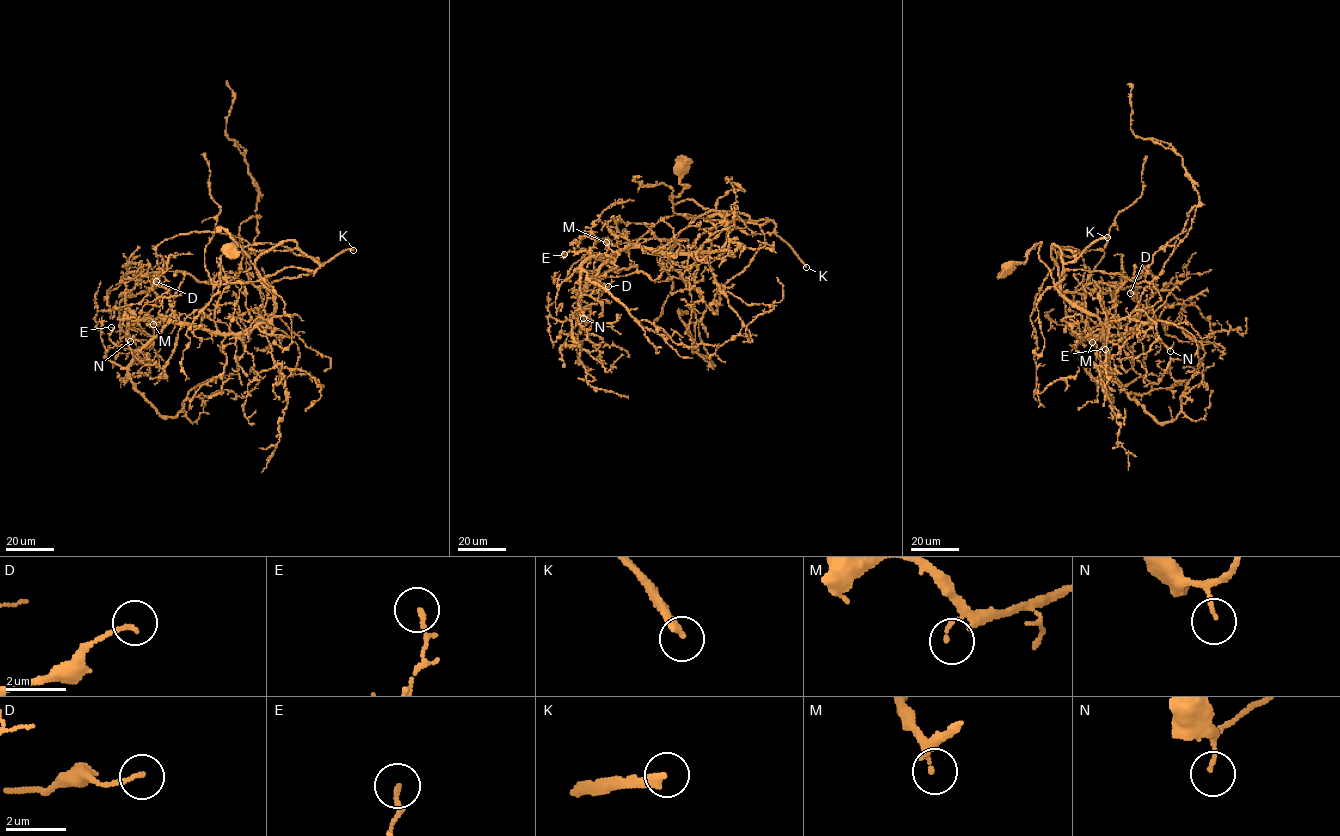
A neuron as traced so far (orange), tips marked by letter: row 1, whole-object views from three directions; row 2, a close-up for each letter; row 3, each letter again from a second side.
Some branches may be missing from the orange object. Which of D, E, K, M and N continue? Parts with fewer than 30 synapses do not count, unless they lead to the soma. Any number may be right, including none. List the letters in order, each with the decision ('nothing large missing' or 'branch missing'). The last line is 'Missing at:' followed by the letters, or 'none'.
D: nothing large missing
E: nothing large missing
K: branch missing
M: branch missing
N: nothing large missing
Missing at: K, M

